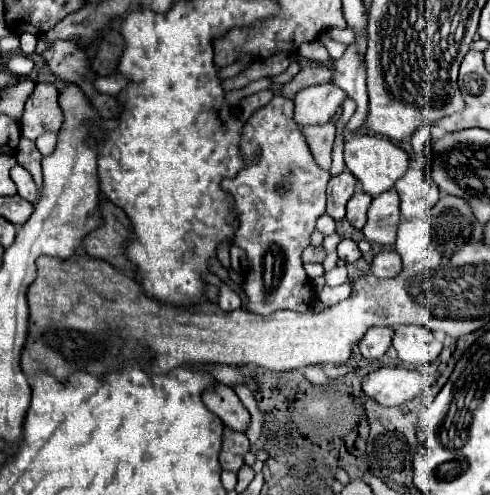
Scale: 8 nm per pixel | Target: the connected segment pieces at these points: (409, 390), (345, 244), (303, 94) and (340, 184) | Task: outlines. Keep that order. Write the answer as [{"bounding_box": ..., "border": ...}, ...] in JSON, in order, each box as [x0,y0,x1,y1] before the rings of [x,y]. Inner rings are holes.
[{"bounding_box":[362,367,426,405],"border":[[[382,367],[366,375],[362,389],[380,405],[402,405],[424,393],[426,379],[416,369]]]},{"bounding_box":[338,239,362,263],"border":[[[342,239],[340,243],[338,243],[338,257],[342,259],[342,261],[346,261],[346,263],[354,263],[354,261],[358,261],[360,257],[362,257],[362,253],[360,253],[360,249],[358,249],[358,245],[352,241],[352,239]]]},{"bounding_box":[294,83,346,125],"border":[[[334,83],[306,87],[294,97],[294,121],[298,125],[324,125],[334,117],[344,97],[346,93]]]},{"bounding_box":[326,171,356,219],"border":[[[344,171],[344,173],[336,175],[336,177],[332,177],[330,183],[328,183],[326,213],[332,219],[342,219],[346,215],[346,203],[354,195],[354,191],[356,191],[356,179],[352,177],[352,173]]]}]

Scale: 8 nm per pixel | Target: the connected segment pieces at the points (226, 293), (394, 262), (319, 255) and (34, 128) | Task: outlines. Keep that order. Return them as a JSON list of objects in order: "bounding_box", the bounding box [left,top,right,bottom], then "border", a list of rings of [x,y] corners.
[{"bounding_box":[218,283,242,311],"border":[[[222,283],[220,289],[218,289],[218,305],[224,311],[234,311],[234,309],[238,309],[242,305],[242,301],[240,301],[238,293],[234,293],[226,283]]]},{"bounding_box":[372,251,402,279],"border":[[[380,251],[374,261],[372,261],[372,273],[380,279],[388,279],[388,277],[396,277],[402,271],[402,259],[396,251]]]},{"bounding_box":[302,245,326,263],"border":[[[320,245],[320,247],[306,247],[304,253],[302,253],[302,261],[304,263],[322,263],[326,259],[326,249]]]},{"bounding_box":[20,83,64,141],"border":[[[38,83],[24,105],[24,115],[20,119],[22,137],[34,141],[46,131],[58,131],[62,119],[64,115],[58,107],[58,89],[52,83]]]}]

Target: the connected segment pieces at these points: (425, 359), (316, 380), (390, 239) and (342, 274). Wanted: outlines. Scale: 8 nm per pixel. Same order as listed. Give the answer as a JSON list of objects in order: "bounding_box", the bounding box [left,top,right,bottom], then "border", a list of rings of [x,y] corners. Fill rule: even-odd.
[{"bounding_box":[392,325,442,365],"border":[[[422,325],[396,327],[392,345],[398,351],[398,359],[410,365],[432,363],[442,351],[442,343]]]},{"bounding_box":[304,365,330,385],"border":[[[308,365],[308,367],[304,367],[304,377],[306,377],[310,383],[314,383],[314,385],[324,385],[324,383],[330,381],[330,379],[324,375],[324,371],[322,371],[320,365]]]},{"bounding_box":[362,189,400,247],"border":[[[390,189],[388,193],[374,197],[362,233],[370,243],[390,247],[396,241],[398,225],[400,225],[400,199],[396,189]]]},{"bounding_box":[324,267,348,285],"border":[[[334,267],[328,273],[324,273],[326,285],[342,285],[348,281],[348,271],[344,267]]]}]

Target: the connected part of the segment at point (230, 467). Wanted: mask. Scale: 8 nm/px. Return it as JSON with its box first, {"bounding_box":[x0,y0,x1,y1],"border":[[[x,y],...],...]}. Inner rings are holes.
{"bounding_box":[220,427,250,471],"border":[[[224,427],[222,433],[222,449],[220,449],[220,465],[226,471],[238,471],[244,465],[242,455],[250,449],[250,443],[244,433],[236,433]]]}

